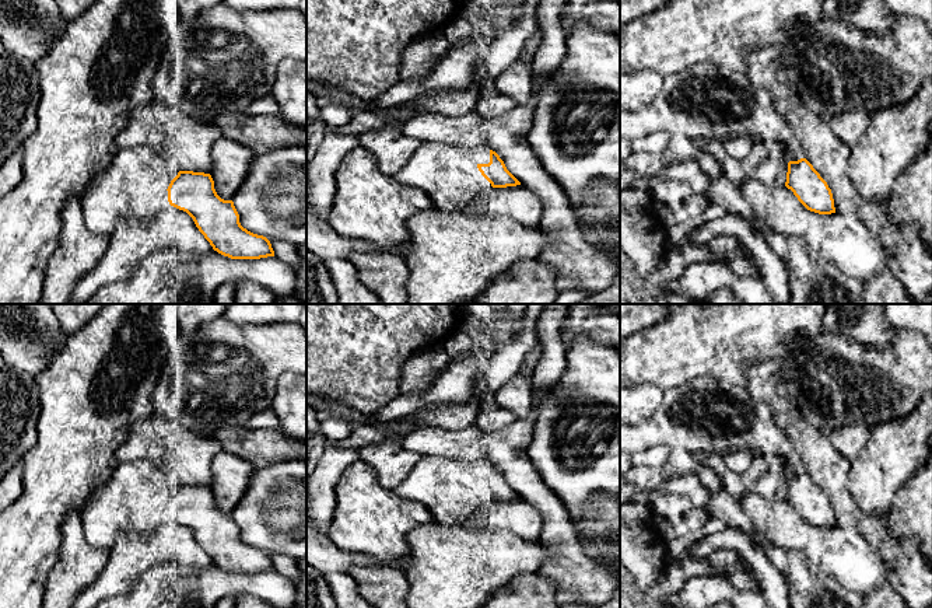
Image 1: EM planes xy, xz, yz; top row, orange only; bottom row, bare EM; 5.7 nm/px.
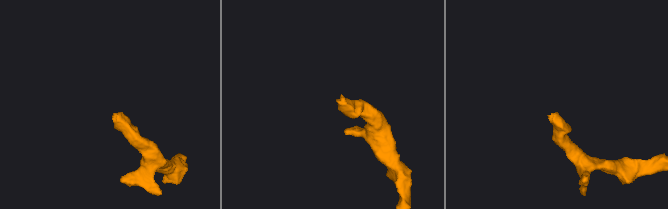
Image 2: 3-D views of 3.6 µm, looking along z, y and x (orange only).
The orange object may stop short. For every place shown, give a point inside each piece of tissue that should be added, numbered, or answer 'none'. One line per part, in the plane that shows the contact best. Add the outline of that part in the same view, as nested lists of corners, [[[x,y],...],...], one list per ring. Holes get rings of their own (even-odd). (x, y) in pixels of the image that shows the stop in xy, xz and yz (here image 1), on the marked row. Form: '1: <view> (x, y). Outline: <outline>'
1: xz (480, 154). Outline: [[[487,144],[477,146],[470,148],[472,157],[476,164],[488,164],[490,163],[490,147]]]

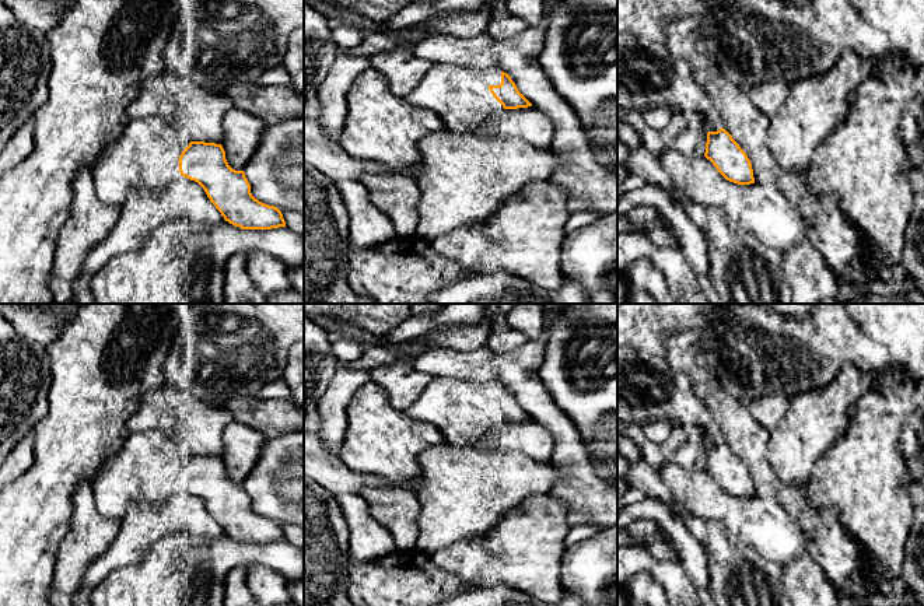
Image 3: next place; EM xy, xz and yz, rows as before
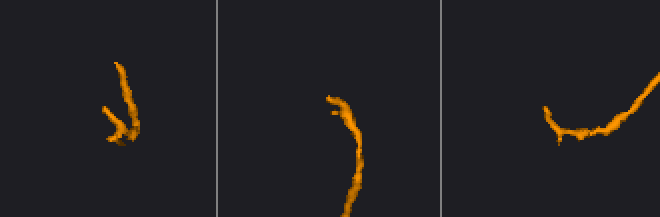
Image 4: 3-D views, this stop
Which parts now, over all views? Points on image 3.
1: xz (492, 76). Outline: [[[498,66],[489,67],[482,70],[483,78],[487,85],[500,85],[501,84],[501,69]]]

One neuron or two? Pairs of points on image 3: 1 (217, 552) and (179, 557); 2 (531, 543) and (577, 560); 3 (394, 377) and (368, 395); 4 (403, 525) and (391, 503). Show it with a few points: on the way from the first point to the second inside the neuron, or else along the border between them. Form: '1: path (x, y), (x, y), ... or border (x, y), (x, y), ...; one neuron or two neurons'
1: path (207, 557), (189, 557); one neuron
2: border (566, 549), (560, 563), (560, 584), (563, 588); two neurons
3: border (371, 379), (385, 391), (395, 407), (403, 409); two neurons
4: path (399, 519), (394, 508); one neuron

